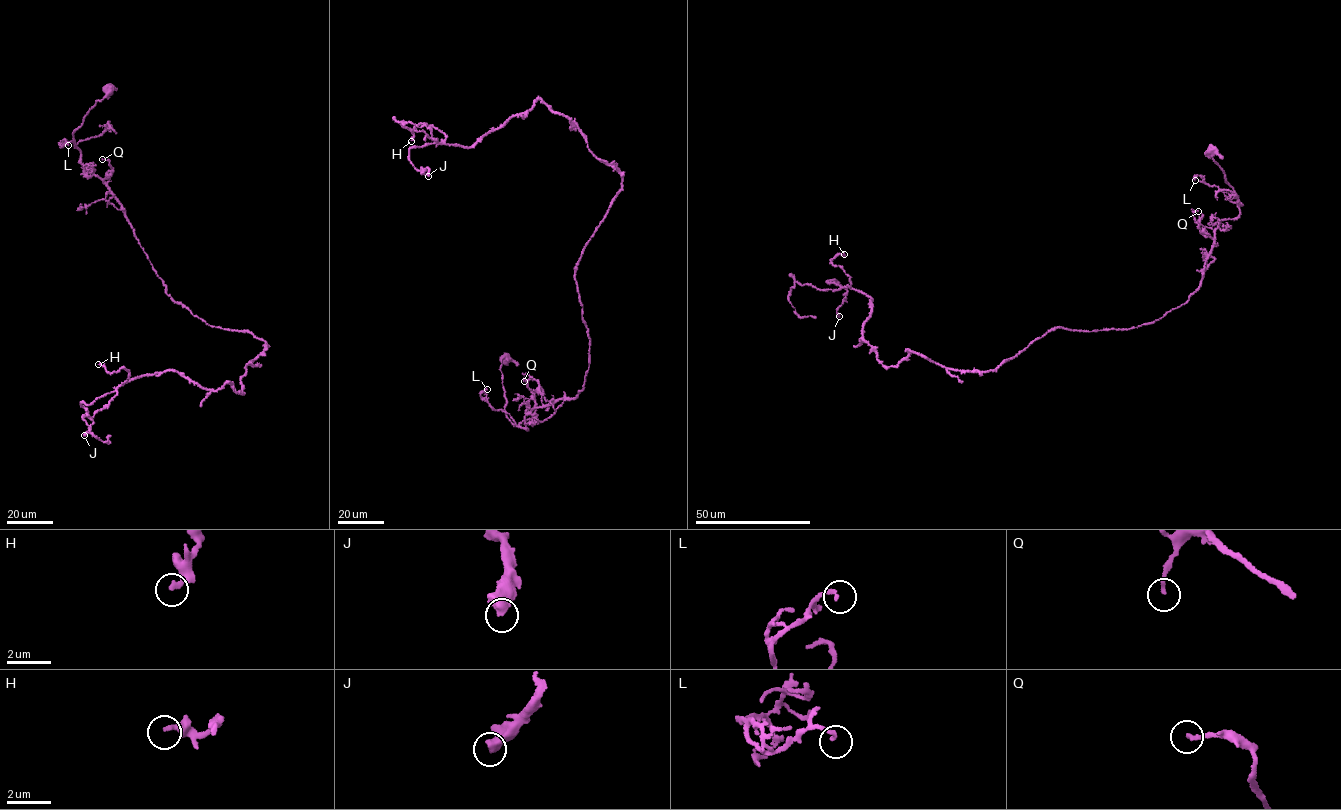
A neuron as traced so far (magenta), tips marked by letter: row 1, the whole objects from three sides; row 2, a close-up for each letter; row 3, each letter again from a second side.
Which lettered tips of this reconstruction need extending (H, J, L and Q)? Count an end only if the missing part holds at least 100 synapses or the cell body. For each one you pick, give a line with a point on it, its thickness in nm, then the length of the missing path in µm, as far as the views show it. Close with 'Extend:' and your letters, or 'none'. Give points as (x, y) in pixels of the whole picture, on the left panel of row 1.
Extend: none

